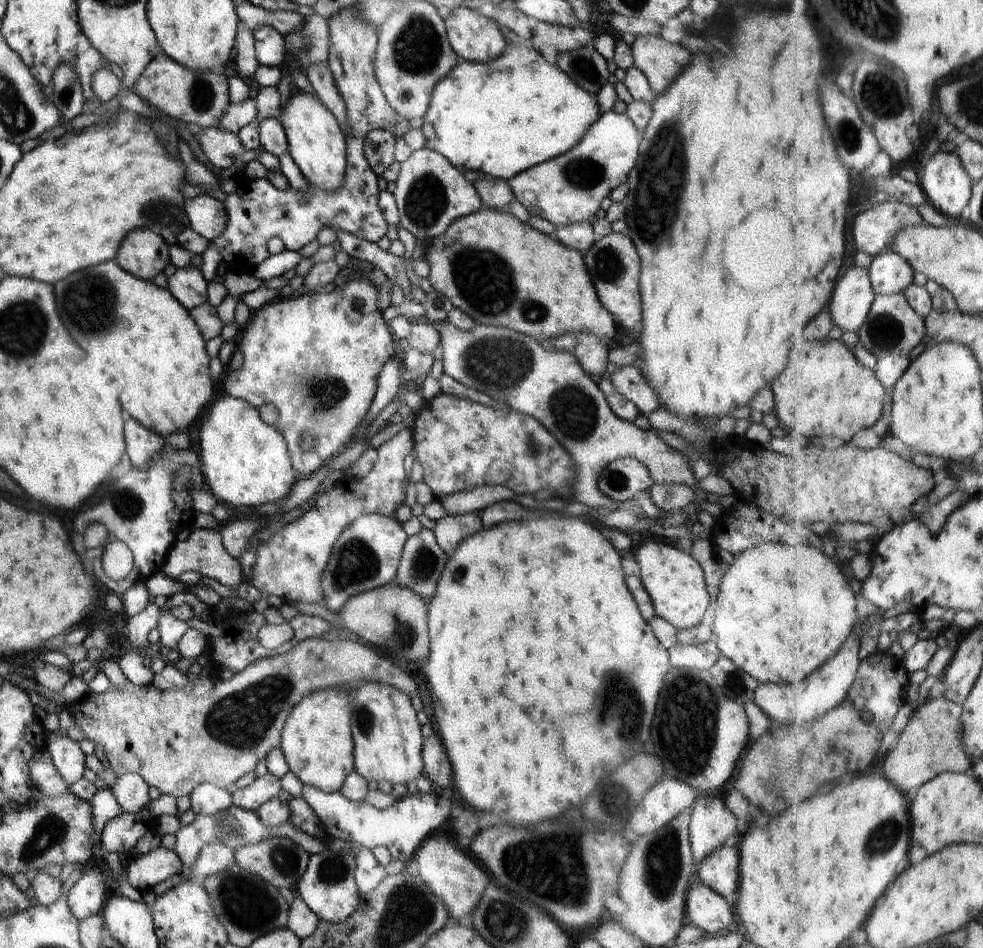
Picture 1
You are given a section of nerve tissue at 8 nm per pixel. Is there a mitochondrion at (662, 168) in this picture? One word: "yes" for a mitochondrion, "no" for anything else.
yes

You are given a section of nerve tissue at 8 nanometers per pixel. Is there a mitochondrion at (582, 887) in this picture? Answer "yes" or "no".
yes

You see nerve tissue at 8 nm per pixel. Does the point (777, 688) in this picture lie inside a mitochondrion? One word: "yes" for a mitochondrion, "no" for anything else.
no

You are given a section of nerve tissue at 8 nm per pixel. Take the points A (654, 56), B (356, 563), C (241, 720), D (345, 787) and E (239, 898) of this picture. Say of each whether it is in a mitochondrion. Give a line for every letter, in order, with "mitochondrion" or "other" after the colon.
A: other
B: mitochondrion
C: mitochondrion
D: other
E: mitochondrion

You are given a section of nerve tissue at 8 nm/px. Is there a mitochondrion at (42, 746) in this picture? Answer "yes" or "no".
no

